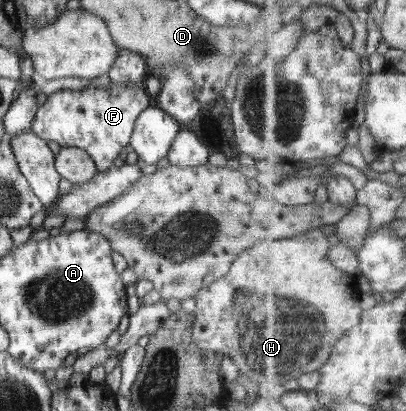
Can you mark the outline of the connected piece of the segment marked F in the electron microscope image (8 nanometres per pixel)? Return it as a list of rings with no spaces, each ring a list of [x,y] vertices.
[[[113,83],[109,89],[97,89],[94,85],[81,90],[58,90],[51,93],[43,105],[39,106],[29,131],[37,134],[46,142],[56,141],[61,148],[79,148],[86,151],[95,162],[97,171],[108,170],[119,153],[130,143],[137,116],[151,103],[151,96],[146,93],[145,83]]]

